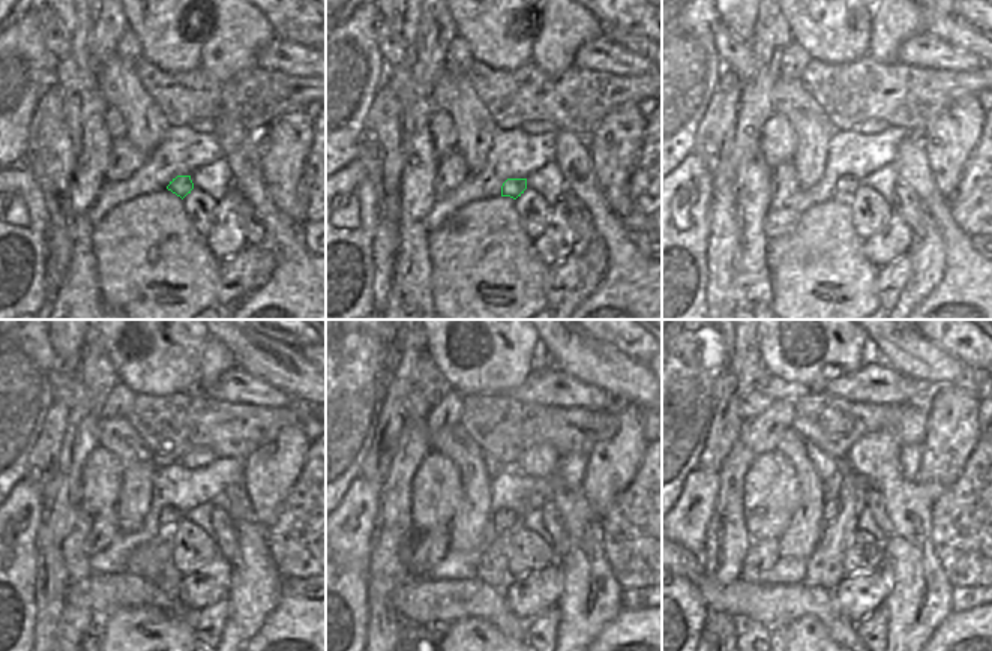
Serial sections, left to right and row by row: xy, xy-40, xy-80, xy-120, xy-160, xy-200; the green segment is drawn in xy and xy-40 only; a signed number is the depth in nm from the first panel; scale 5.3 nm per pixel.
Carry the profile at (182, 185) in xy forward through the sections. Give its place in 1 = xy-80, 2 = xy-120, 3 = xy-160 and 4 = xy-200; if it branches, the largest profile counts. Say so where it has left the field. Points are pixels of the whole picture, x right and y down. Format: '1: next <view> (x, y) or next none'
1: next xy-80 (845, 188)
2: next xy-120 (170, 518)
3: next xy-160 (505, 518)
4: next xy-200 (832, 509)

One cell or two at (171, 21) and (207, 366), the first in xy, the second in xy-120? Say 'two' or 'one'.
two

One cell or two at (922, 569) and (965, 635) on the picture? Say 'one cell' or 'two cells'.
two cells

